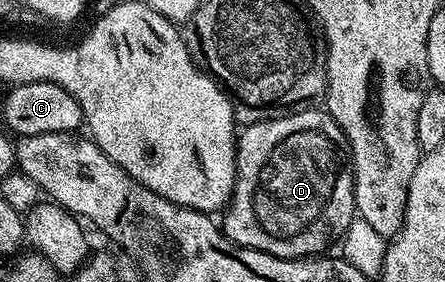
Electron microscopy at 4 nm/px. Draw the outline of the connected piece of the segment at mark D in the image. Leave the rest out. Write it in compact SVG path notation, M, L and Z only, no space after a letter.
M317 107L286 112L240 130L237 139L237 181L224 210L225 236L236 245L276 257L300 259L321 255L333 240L345 236L355 218L353 170L345 133L328 112Z

